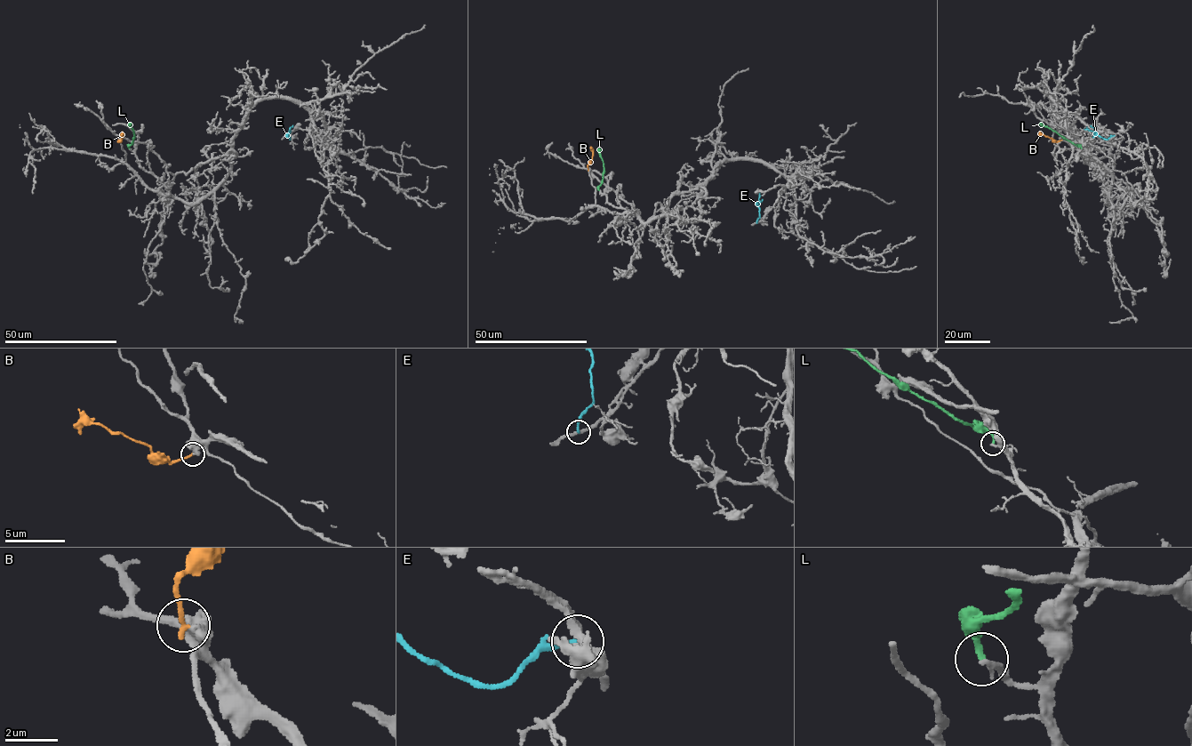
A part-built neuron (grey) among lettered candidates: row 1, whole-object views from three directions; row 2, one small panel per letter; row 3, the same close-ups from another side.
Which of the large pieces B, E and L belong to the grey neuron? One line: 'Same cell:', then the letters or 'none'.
Same cell: none

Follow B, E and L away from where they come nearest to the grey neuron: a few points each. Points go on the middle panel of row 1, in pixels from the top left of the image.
B: (588, 169), (593, 155), (590, 147)
E: (756, 222), (760, 217), (760, 193)
L: (599, 189), (604, 164), (598, 148)

